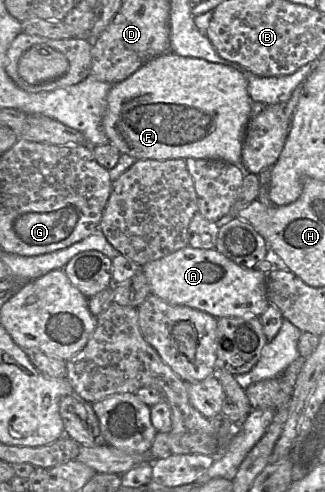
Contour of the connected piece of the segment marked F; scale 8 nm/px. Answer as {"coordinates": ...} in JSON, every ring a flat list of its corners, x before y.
{"coordinates":[[168,51,144,63,137,71,121,82,113,84,107,95,106,111,103,117,103,128,111,145,115,146,120,154,127,154,136,160,153,159,211,159,222,160,237,165,244,170,242,165,242,148,246,127,251,119,252,99,248,94,248,83,244,75,235,68,227,65,209,62,202,58,184,57,175,52]]}

